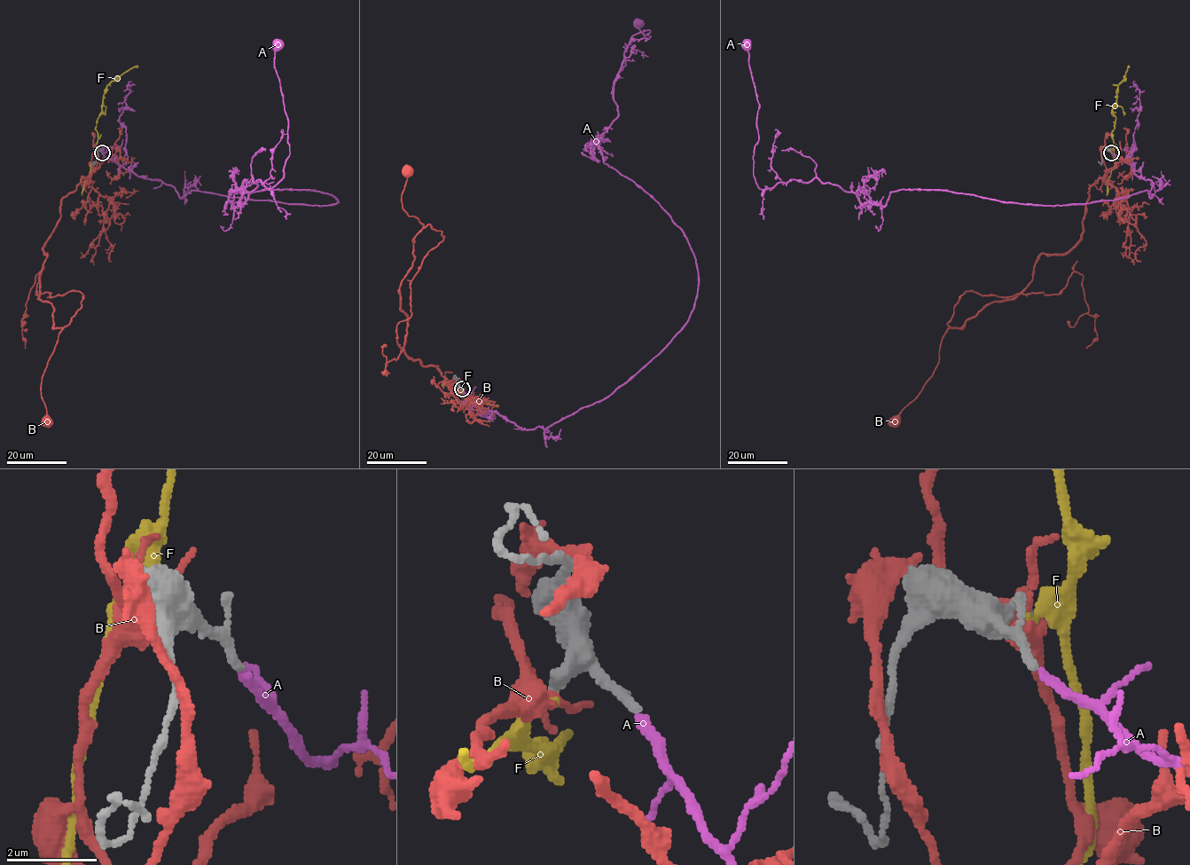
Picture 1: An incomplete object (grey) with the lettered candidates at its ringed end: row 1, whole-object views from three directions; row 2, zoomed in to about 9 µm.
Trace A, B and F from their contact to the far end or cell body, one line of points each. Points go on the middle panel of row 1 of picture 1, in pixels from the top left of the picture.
A: (463, 389), (544, 428), (686, 321), (685, 233), (600, 148), (623, 52), (650, 31), (638, 24)
B: (457, 387), (452, 391), (436, 367), (403, 351), (407, 319), (401, 282), (423, 225), (403, 208), (407, 172)
F: (457, 388), (456, 391), (463, 389), (463, 393), (476, 401), (498, 406)

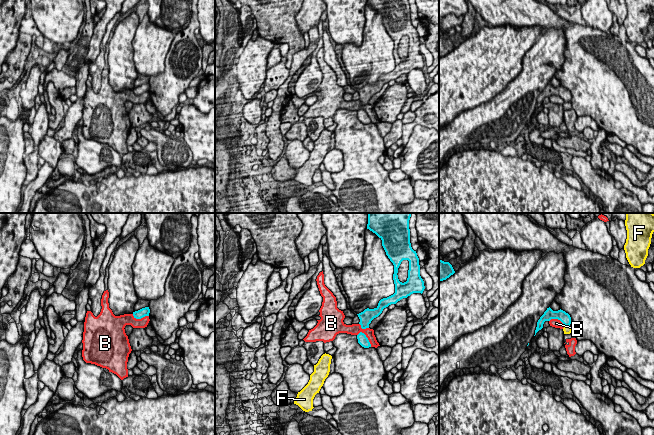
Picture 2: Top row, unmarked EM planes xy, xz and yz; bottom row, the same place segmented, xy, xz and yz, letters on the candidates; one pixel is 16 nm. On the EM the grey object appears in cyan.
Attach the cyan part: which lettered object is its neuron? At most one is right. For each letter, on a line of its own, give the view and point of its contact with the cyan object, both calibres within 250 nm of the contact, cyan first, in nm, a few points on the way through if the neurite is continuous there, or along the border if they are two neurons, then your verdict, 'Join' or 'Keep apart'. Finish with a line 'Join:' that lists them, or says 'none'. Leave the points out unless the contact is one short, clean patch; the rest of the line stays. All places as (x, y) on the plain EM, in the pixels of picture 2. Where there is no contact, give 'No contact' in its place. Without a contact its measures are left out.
A: No contact. Join
B: Touches cyan at xz (367, 114). Thickness 160 nm (cyan) against 180 nm. Keep apart
F: Touches cyan at yz (567, 101). Thickness 170 nm (cyan) against 130 nm. Boundary: yz (565, 101), (569, 102). Keep apart
Join: A

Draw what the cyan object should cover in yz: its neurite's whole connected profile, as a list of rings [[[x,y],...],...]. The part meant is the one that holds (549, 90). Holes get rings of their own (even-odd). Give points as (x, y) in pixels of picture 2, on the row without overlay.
[[[550,83],[544,88],[544,90],[540,93],[537,98],[537,103],[535,106],[536,109],[543,104],[543,100],[545,97],[550,97],[551,95],[558,95],[560,96],[565,102],[570,102],[571,100],[571,93],[568,89],[563,86],[553,87]]]

